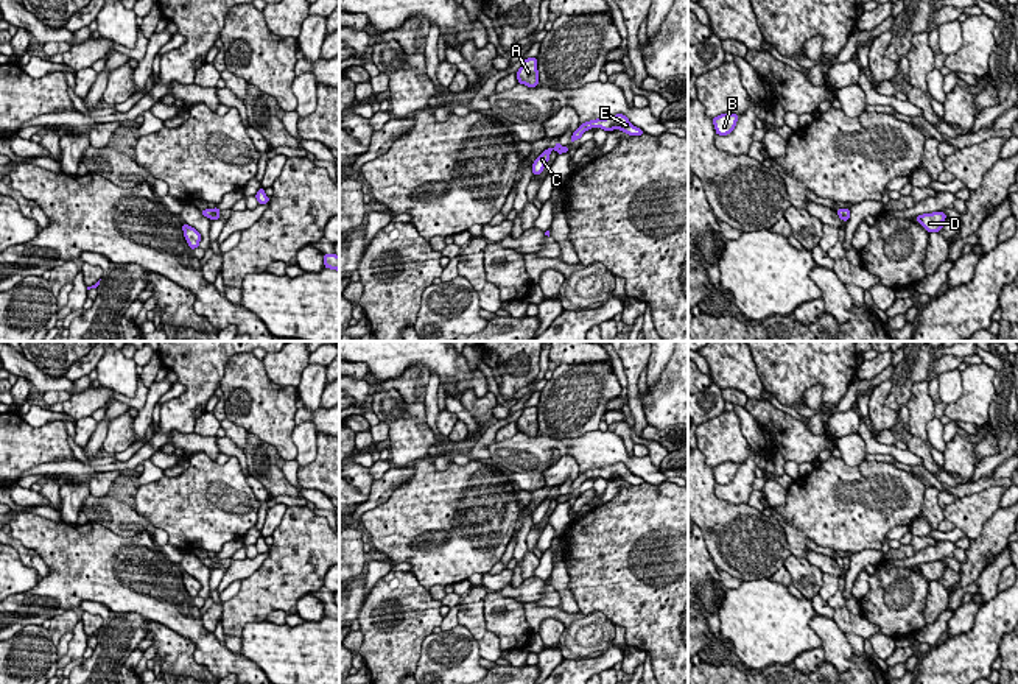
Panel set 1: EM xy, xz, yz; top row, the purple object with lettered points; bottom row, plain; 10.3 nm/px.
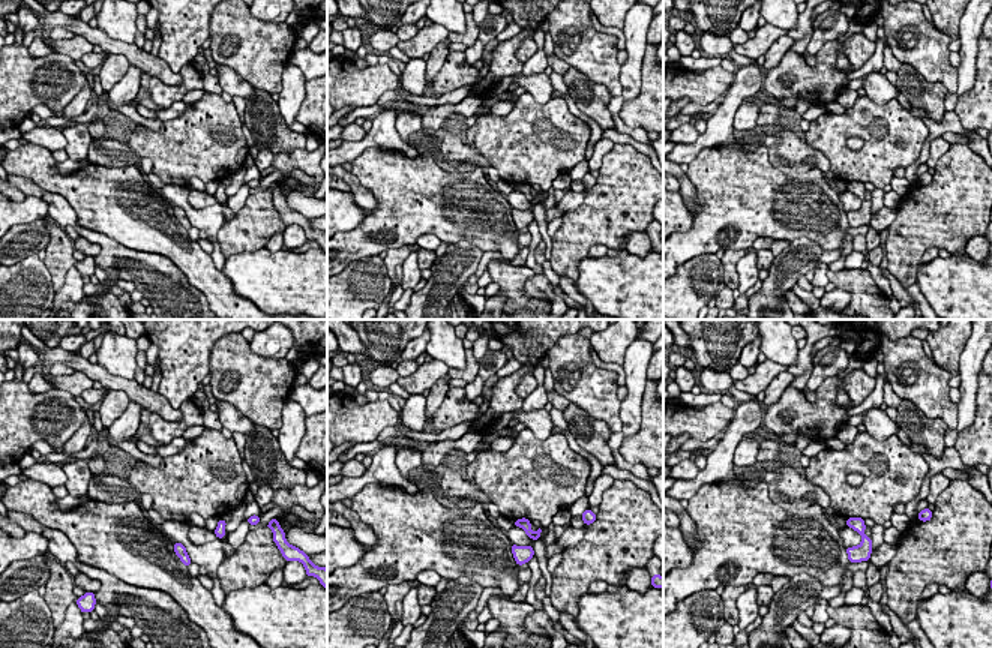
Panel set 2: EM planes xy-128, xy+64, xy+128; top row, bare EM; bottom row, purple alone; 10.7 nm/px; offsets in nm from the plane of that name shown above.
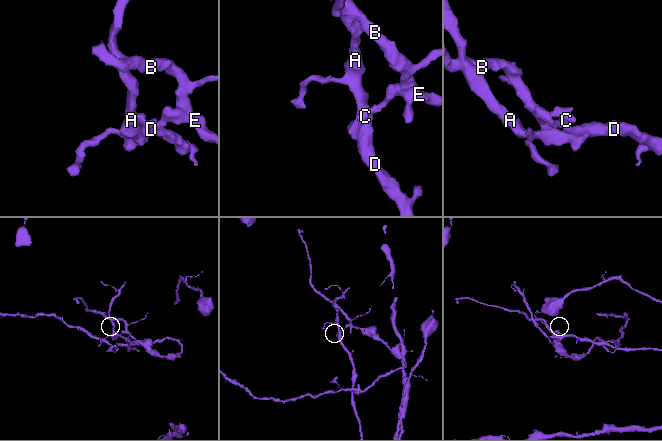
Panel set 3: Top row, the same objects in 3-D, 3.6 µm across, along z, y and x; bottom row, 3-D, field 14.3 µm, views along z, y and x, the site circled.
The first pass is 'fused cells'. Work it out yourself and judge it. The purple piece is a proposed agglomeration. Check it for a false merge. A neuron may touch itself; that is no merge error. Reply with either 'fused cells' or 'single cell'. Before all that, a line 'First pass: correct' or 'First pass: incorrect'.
First pass: correct
fused cells

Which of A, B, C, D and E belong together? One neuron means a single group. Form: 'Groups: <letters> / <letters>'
Groups: A D / B C E

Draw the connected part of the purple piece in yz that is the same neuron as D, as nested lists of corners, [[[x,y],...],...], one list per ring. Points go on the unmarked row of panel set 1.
[[[943,561],[923,562],[915,566],[915,569],[928,580],[939,581],[943,576],[943,570],[948,566]]]

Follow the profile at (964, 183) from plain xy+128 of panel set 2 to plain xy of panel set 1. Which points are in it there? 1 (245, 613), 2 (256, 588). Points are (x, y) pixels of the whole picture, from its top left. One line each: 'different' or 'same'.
1: same
2: same

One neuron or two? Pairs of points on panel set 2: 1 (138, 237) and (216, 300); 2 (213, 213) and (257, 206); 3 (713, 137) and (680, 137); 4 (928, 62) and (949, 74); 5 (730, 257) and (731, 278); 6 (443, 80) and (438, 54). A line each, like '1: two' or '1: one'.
1: one
2: two
3: two
4: one
5: one
6: two

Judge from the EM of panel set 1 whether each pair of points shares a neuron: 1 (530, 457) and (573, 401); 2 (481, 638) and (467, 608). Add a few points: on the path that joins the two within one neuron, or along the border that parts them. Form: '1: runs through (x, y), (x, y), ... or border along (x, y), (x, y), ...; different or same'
1: border along (539, 433), (556, 438), (576, 438), (582, 435); different
2: runs through (478, 630), (472, 616); same

